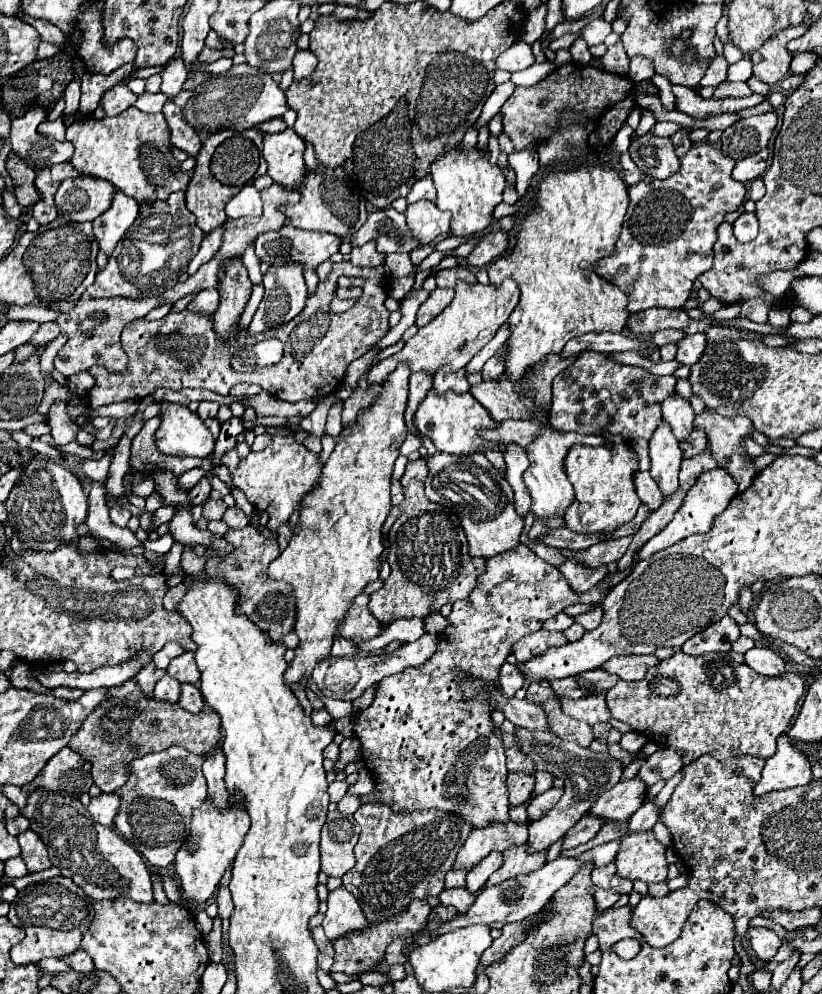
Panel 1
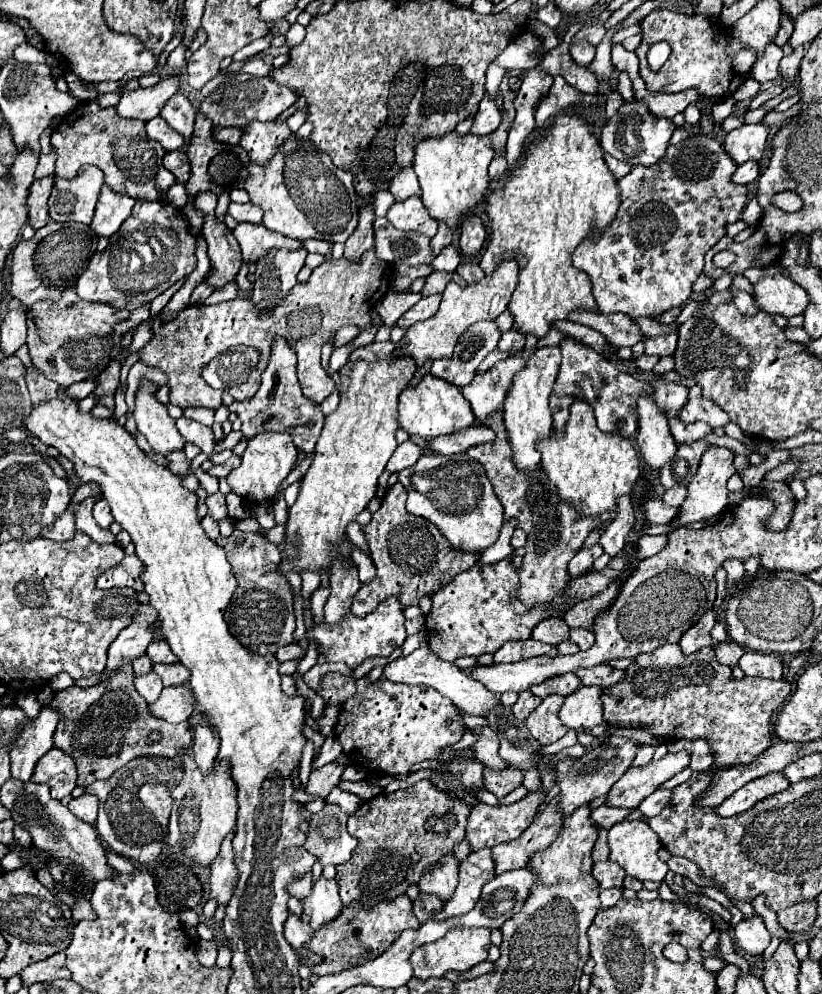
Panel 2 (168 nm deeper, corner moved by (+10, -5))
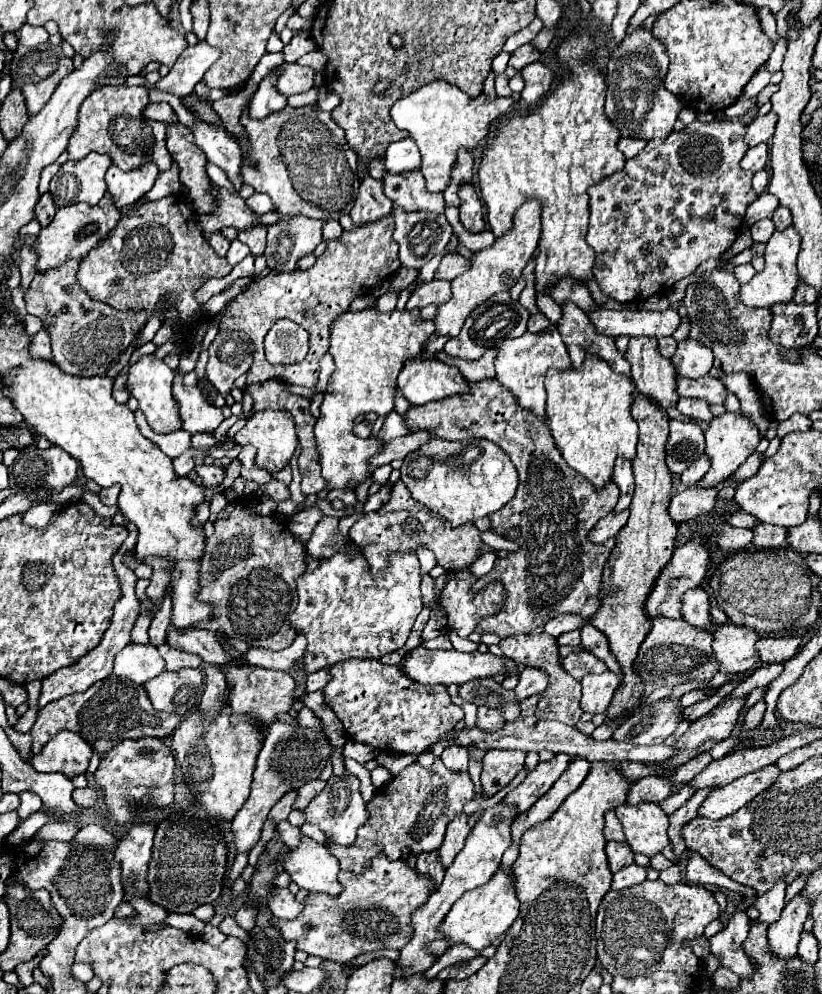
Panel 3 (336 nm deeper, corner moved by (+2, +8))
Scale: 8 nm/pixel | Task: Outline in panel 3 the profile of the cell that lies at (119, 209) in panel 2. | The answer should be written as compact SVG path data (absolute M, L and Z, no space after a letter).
M151 162L131 172L123 172L117 166L111 166L105 174L109 194L113 198L115 208L119 210L135 204L145 192L151 190L155 180L157 180L157 166Z

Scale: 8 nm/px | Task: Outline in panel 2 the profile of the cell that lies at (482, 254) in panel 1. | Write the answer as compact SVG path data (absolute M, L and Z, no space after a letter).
M471 215L469 219L461 221L461 237L459 237L459 247L465 257L475 257L485 241L485 225L481 223L479 217Z

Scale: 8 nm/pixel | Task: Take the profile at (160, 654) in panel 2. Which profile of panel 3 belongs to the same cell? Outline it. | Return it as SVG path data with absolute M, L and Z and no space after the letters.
M169 628L167 630L167 644L177 648L177 650L185 650L185 652L197 654L207 664L221 666L221 664L233 662L233 658L217 642L217 636L213 632L209 632L209 630L191 628L191 630L181 632L177 628Z

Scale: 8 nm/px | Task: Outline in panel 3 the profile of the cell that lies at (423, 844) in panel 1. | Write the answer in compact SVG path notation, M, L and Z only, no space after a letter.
M435 758L433 766L429 766L429 768L423 768L423 766L419 766L415 762L415 764L407 766L405 770L401 770L401 774L395 776L389 784L381 786L375 792L373 800L367 802L369 820L357 832L355 844L349 846L349 848L333 844L331 852L339 860L341 870L343 872L353 872L353 874L359 874L371 862L371 858L375 858L381 852L385 852L389 860L407 860L407 858L413 858L413 856L423 854L423 852L433 852L433 850L437 850L441 846L441 842L445 838L445 828L449 826L449 822L457 814L463 814L463 806L469 800L473 800L473 796L475 796L473 782L471 782L471 778L469 778L467 772L463 772L463 774L451 772L449 768L445 768L445 764L439 758Z

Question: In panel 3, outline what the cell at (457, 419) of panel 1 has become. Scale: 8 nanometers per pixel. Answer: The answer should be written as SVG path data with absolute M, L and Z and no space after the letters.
M437 358L407 360L397 378L397 388L413 406L469 392L469 384L463 374L455 366Z

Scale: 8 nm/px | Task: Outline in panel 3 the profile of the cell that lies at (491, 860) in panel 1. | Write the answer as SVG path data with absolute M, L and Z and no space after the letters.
M493 806L493 808L487 808L485 814L481 816L481 820L477 822L477 826L471 830L461 854L455 858L455 862L447 868L447 874L445 874L445 880L443 884L429 896L429 900L411 916L411 924L413 924L413 938L411 942L407 942L403 948L401 948L401 954L399 954L399 960L397 964L405 966L407 972L405 976L411 976L415 972L425 972L433 966L433 962L437 960L433 954L427 952L427 942L439 938L439 932L437 932L437 926L443 922L445 914L451 910L451 906L469 890L475 890L479 886L483 886L485 882L489 882L489 878L493 878L493 874L497 872L499 864L501 864L501 856L503 852L513 844L511 842L511 832L509 832L509 826L511 822L515 820L515 808L513 806Z

